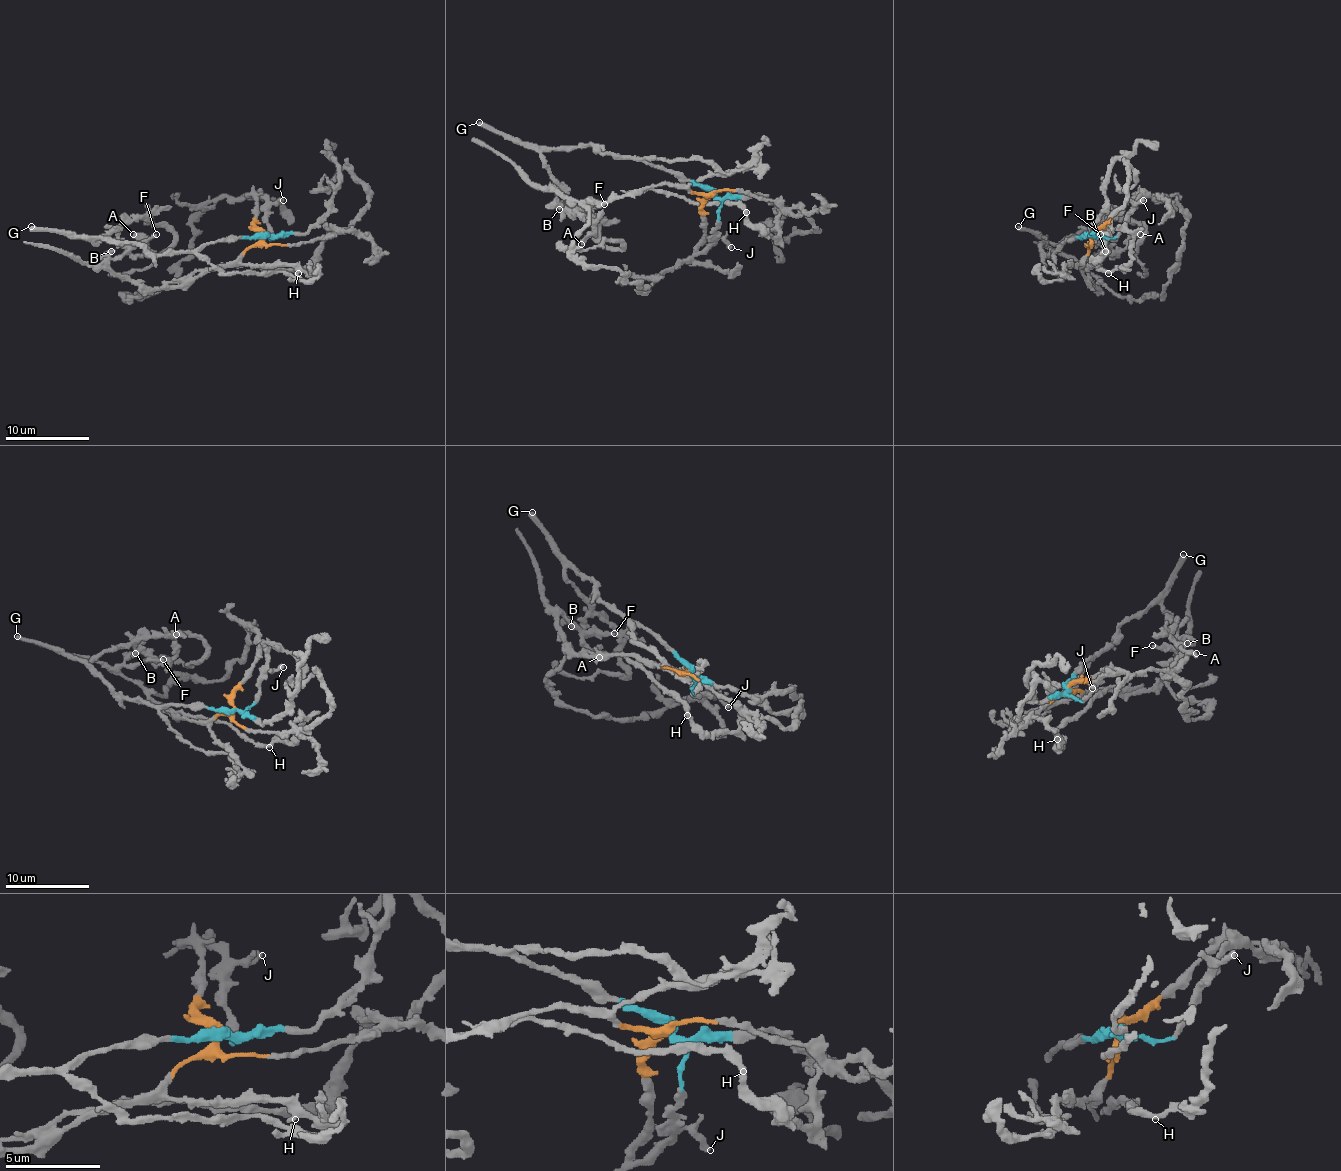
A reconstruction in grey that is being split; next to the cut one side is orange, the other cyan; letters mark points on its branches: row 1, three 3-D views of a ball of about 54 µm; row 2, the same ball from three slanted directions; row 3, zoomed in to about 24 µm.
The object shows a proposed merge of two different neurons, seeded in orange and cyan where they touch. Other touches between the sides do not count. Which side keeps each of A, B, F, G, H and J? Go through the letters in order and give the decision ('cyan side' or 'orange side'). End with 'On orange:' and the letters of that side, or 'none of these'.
A: orange side
B: orange side
F: orange side
G: cyan side
H: orange side
J: cyan side
On orange: A, B, F, H

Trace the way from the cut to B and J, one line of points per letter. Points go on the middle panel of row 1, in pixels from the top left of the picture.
B: (713, 195), (690, 193), (673, 185), (654, 185), (605, 201), (569, 201), (557, 189), (559, 210)
J: (713, 195), (721, 203), (715, 233), (732, 248)

